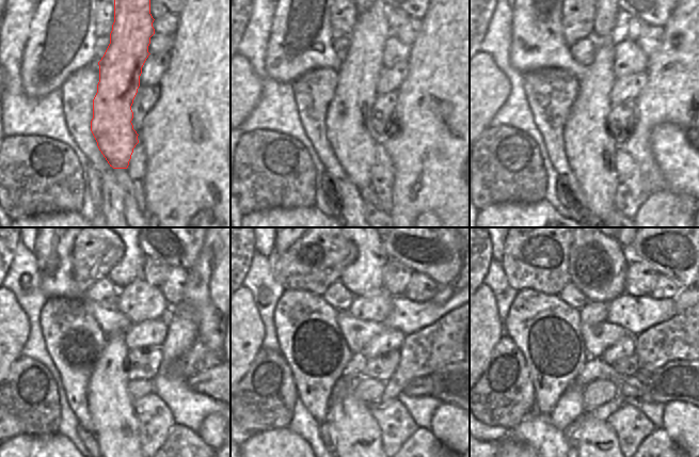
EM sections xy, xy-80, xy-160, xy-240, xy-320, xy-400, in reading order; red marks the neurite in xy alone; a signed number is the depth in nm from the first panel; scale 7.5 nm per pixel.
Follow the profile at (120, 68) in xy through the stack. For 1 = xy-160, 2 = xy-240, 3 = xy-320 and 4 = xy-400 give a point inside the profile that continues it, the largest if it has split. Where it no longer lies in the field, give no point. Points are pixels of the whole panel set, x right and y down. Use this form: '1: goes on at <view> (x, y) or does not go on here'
1: goes on at xy-160 (590, 150)
2: goes on at xy-240 (111, 407)
3: goes on at xy-320 (358, 438)
4: goes on at xy-400 (597, 442)

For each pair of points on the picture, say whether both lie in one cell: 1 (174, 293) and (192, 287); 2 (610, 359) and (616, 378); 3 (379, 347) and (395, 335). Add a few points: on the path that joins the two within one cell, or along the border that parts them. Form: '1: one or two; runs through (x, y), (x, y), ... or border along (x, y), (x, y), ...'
1: two; border along (189, 271), (181, 302)
2: two; border along (600, 359), (610, 365)
3: one; runs through (383, 343), (391, 340)

